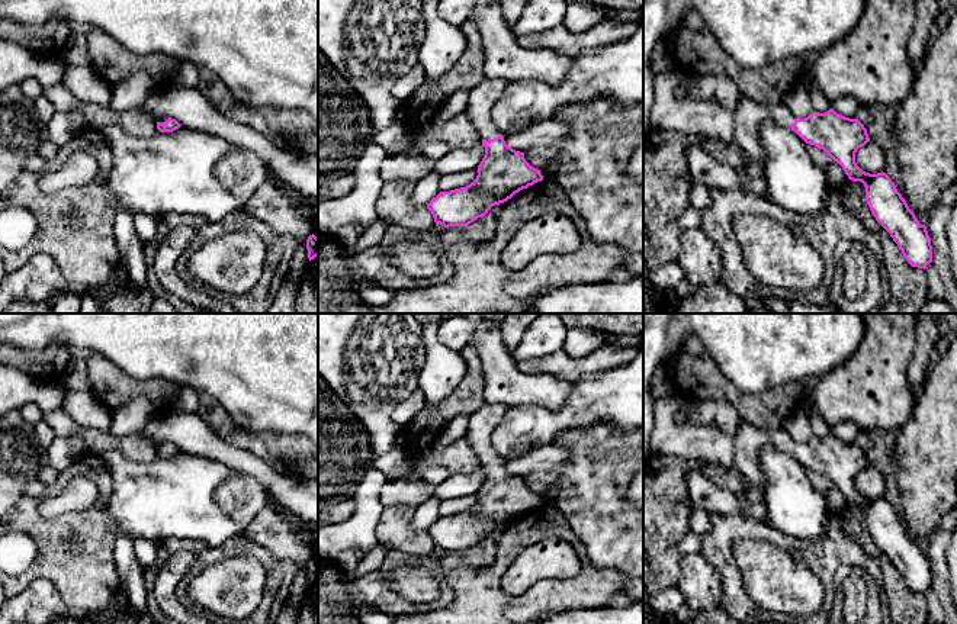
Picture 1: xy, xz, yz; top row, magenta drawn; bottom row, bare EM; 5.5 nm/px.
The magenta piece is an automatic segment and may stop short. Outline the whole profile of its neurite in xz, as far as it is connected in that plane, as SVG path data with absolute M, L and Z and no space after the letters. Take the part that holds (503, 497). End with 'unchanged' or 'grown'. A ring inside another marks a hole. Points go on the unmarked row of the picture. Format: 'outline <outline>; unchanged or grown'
outline M485 403L469 416L466 438L482 463L485 480L478 490L476 504L469 511L440 517L427 528L427 534L431 537L434 547L444 553L468 551L478 543L485 541L492 531L507 527L520 515L543 505L540 495L526 486L524 477L516 476L505 469L504 461L492 446L492 431L501 422L507 411L508 406L505 403Z; grown

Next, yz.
outline M741 421L733 437L733 467L738 469L757 499L764 495L764 473L758 463L762 446L791 453L806 469L823 475L836 486L850 505L866 512L866 527L876 546L890 559L912 592L927 594L932 588L932 570L927 551L921 550L906 525L886 498L870 499L855 488L858 473L870 467L867 454L857 444L845 443L829 434L794 444L780 430L760 430Z; grown

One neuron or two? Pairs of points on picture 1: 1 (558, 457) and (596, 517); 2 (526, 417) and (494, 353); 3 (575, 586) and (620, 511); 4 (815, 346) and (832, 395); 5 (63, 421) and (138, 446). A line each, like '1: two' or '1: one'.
1: two
2: two
3: two
4: two
5: one

